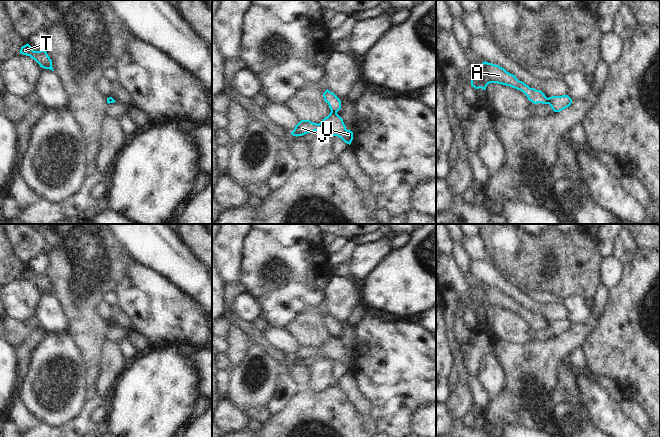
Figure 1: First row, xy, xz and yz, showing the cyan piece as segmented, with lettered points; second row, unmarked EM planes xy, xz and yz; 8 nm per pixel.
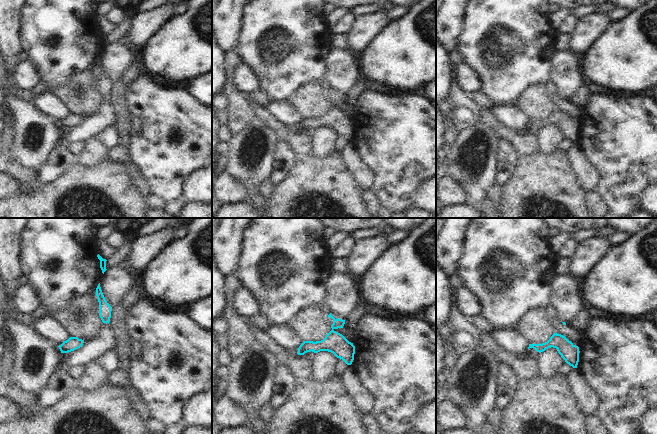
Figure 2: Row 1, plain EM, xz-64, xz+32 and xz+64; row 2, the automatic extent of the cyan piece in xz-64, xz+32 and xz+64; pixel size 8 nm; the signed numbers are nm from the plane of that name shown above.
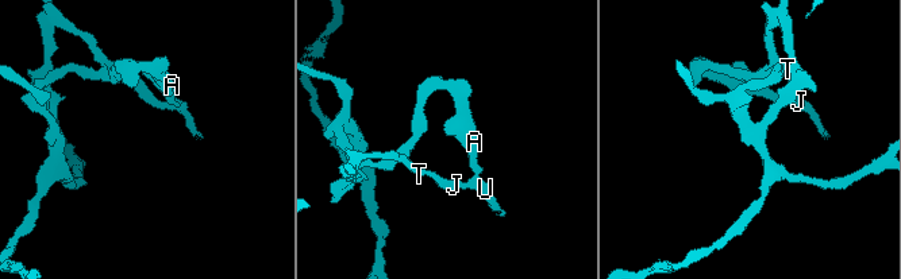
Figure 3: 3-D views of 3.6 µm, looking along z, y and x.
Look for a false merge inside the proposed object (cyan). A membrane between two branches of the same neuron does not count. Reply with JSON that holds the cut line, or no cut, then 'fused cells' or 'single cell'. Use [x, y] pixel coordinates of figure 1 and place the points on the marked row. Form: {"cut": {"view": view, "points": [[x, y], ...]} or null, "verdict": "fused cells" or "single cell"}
{"cut": {"view": "xz", "points": [[331, 110], [336, 113]]}, "verdict": "fused cells"}

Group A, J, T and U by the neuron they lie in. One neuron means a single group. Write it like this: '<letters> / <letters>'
A / J T U

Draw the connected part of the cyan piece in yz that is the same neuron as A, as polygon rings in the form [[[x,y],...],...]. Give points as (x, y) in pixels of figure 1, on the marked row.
[[[486,61],[480,65],[472,64],[471,86],[475,89],[481,88],[486,90],[487,85],[490,83],[498,83],[520,90],[534,104],[547,104],[548,98],[542,91],[530,88],[499,65]]]

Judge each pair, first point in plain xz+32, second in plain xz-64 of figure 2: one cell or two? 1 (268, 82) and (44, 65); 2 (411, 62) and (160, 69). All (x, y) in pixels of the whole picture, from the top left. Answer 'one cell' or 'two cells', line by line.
1: one cell
2: one cell

